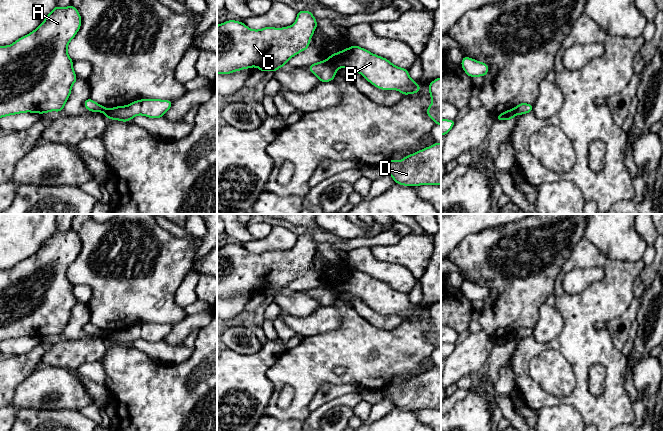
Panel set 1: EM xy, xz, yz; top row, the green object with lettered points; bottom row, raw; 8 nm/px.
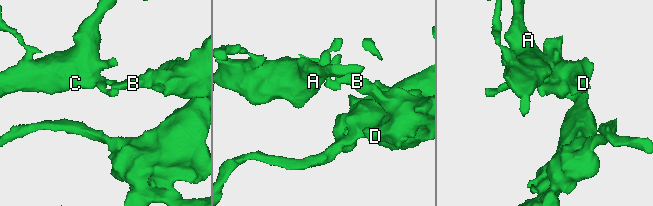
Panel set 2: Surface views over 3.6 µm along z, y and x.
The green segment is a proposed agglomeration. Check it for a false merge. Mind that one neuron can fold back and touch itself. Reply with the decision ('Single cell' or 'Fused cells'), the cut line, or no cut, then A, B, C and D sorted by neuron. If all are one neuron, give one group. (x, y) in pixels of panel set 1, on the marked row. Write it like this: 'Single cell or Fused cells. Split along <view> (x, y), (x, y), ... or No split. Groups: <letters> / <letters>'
Fused cells. Split along xz (326, 61), (337, 68). Groups: A C / B D

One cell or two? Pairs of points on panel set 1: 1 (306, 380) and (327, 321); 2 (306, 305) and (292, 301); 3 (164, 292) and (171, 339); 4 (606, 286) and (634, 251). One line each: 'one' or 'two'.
1: two
2: one
3: two
4: two

